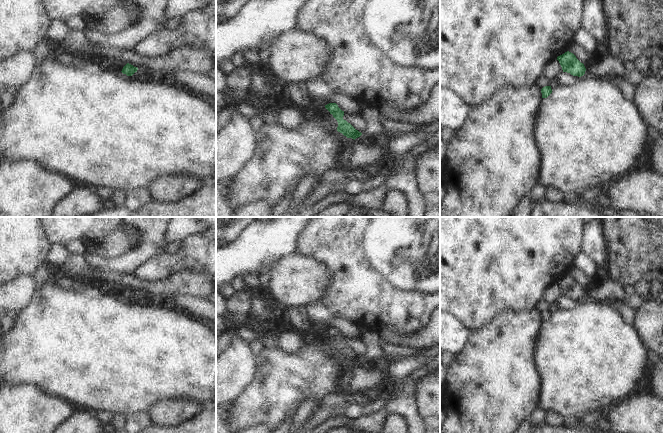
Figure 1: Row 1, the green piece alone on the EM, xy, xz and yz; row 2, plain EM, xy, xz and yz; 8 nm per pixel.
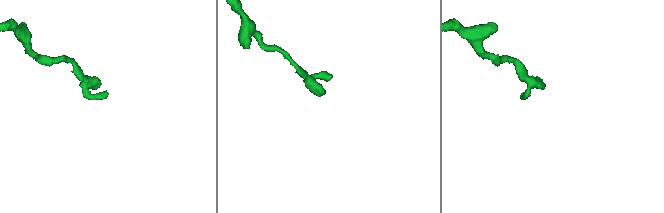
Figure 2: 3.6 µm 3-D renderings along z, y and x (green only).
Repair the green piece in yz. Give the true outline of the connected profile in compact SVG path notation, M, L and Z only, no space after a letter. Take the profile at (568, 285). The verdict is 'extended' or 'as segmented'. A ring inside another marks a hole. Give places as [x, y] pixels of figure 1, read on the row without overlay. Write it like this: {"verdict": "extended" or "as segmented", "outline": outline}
{"verdict": "extended", "outline": "M567 275L557 281L563 296L570 297L573 300L581 301L584 298L598 301L624 301L628 298L624 288L618 284L613 278L607 280L603 285L586 292L576 280Z"}

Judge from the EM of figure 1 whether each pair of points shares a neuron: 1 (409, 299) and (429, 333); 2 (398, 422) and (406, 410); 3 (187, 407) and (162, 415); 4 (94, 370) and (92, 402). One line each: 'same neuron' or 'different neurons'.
1: different neurons
2: different neurons
3: same neuron
4: same neuron

